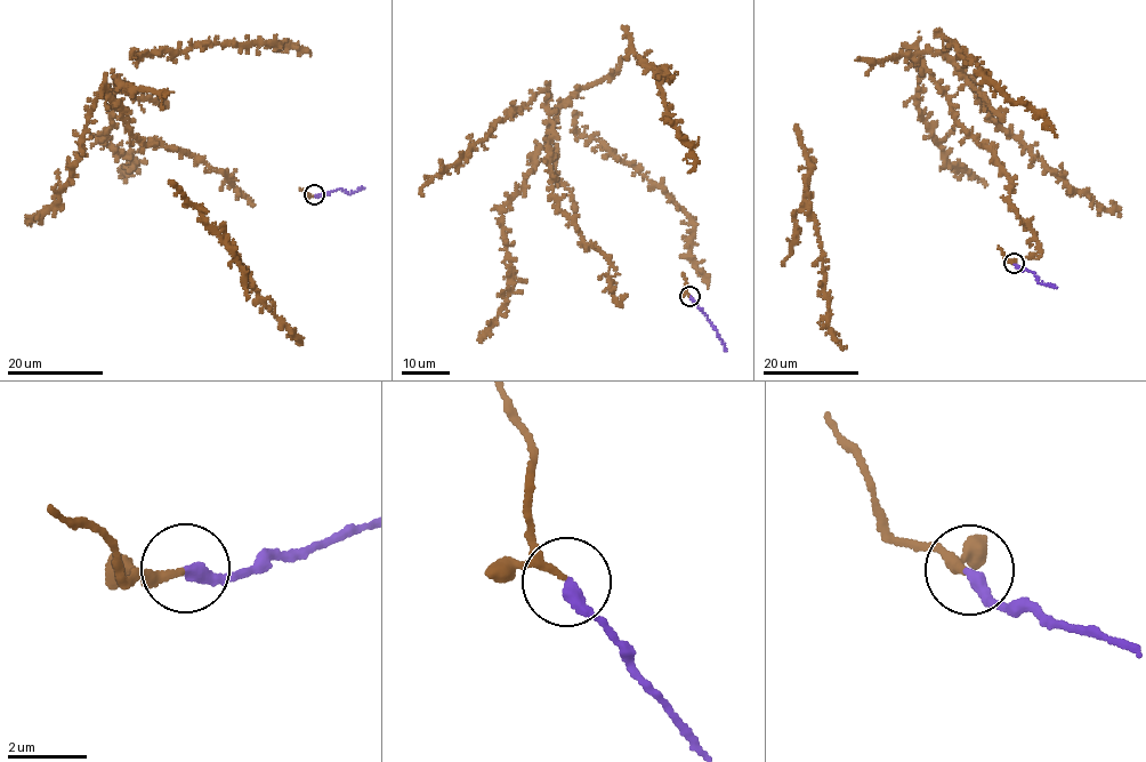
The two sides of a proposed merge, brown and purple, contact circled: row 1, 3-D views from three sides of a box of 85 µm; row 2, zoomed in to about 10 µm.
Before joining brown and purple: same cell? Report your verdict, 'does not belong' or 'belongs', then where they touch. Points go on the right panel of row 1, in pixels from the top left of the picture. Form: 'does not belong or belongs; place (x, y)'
belongs; place (1014, 263)

